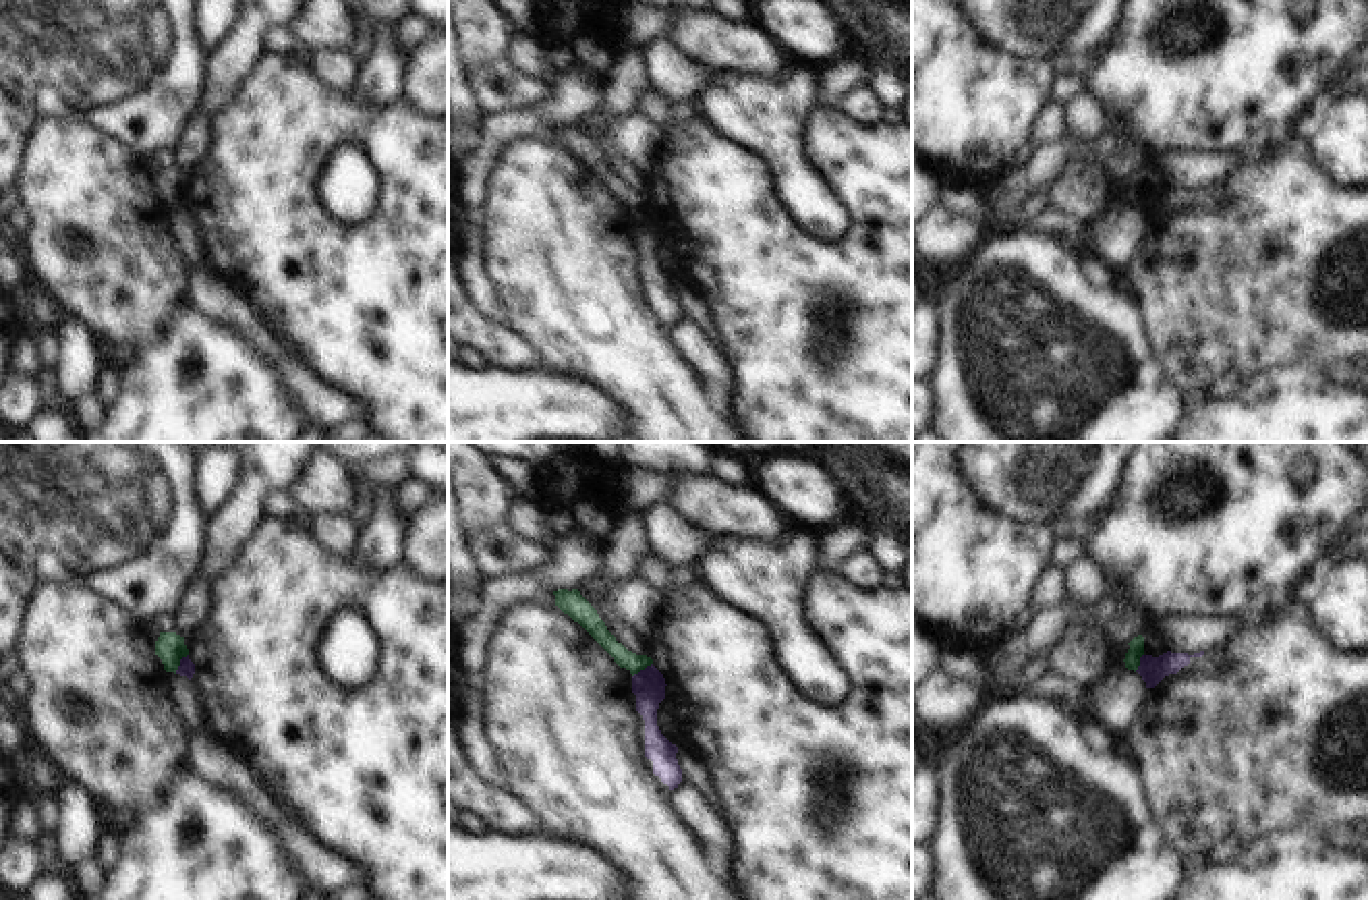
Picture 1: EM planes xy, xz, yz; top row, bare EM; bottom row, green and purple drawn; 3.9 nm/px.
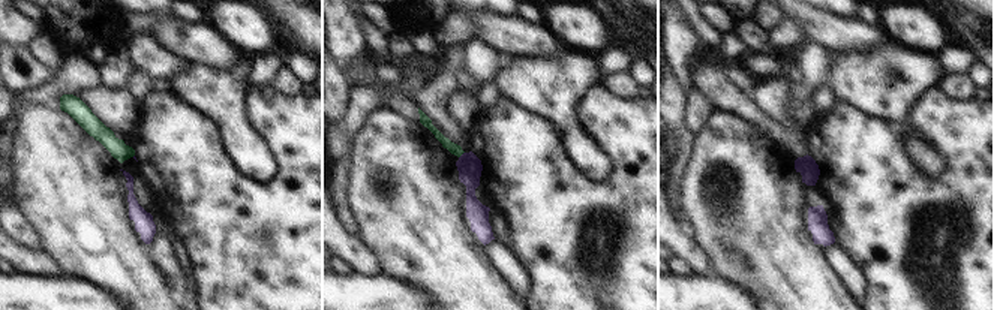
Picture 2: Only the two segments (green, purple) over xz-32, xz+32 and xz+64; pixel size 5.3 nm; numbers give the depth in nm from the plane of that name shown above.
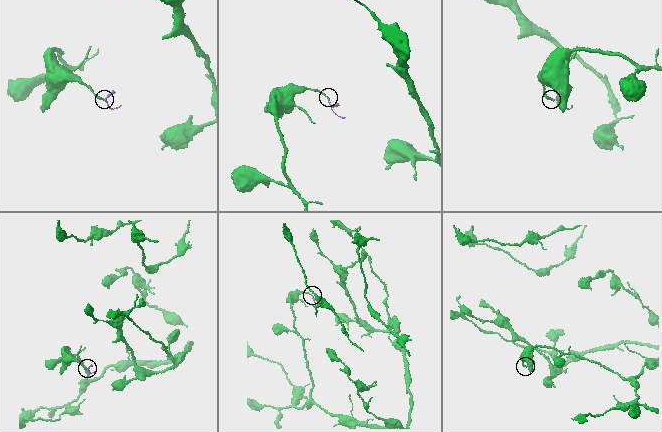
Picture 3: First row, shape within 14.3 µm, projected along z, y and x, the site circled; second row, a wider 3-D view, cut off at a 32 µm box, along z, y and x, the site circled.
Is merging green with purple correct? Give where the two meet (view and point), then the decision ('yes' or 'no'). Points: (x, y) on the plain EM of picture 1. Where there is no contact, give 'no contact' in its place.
contact xy (179, 200); no

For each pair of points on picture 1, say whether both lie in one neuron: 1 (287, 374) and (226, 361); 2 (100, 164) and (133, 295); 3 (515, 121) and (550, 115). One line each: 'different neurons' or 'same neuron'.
1: different neurons
2: same neuron
3: same neuron

